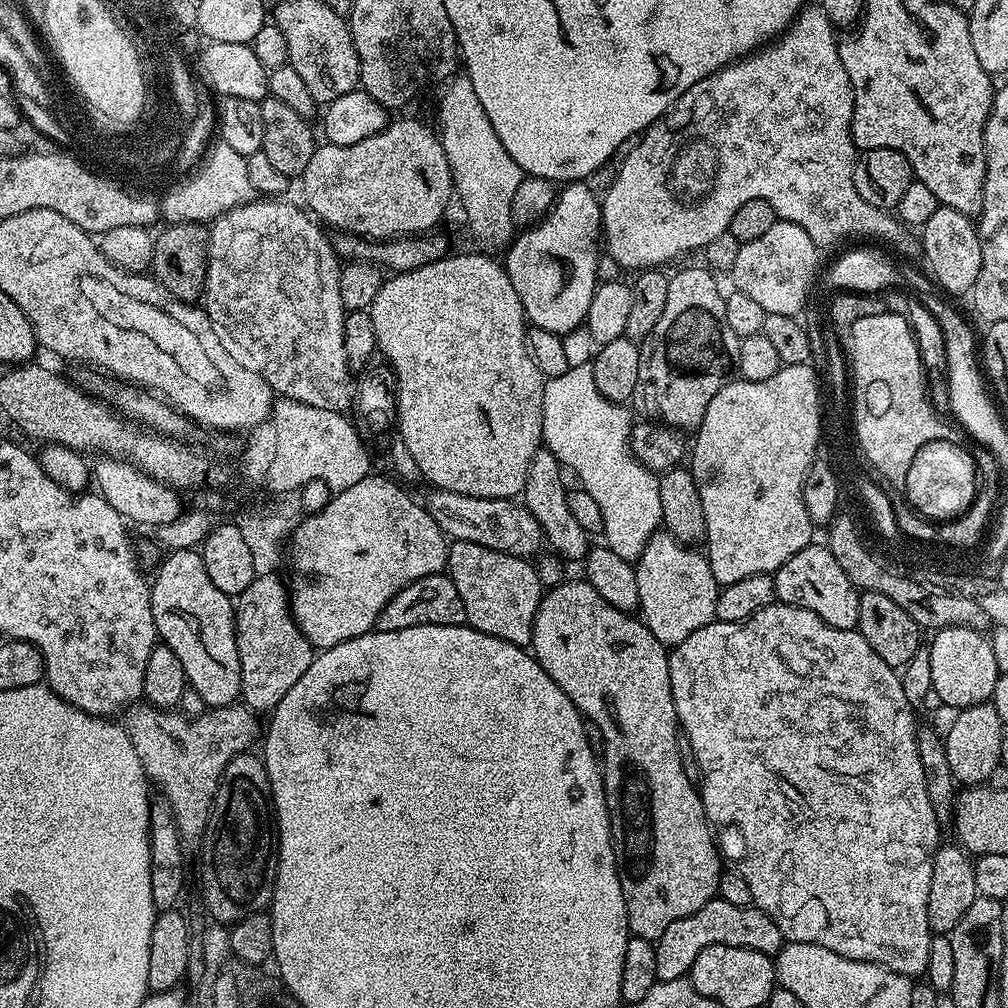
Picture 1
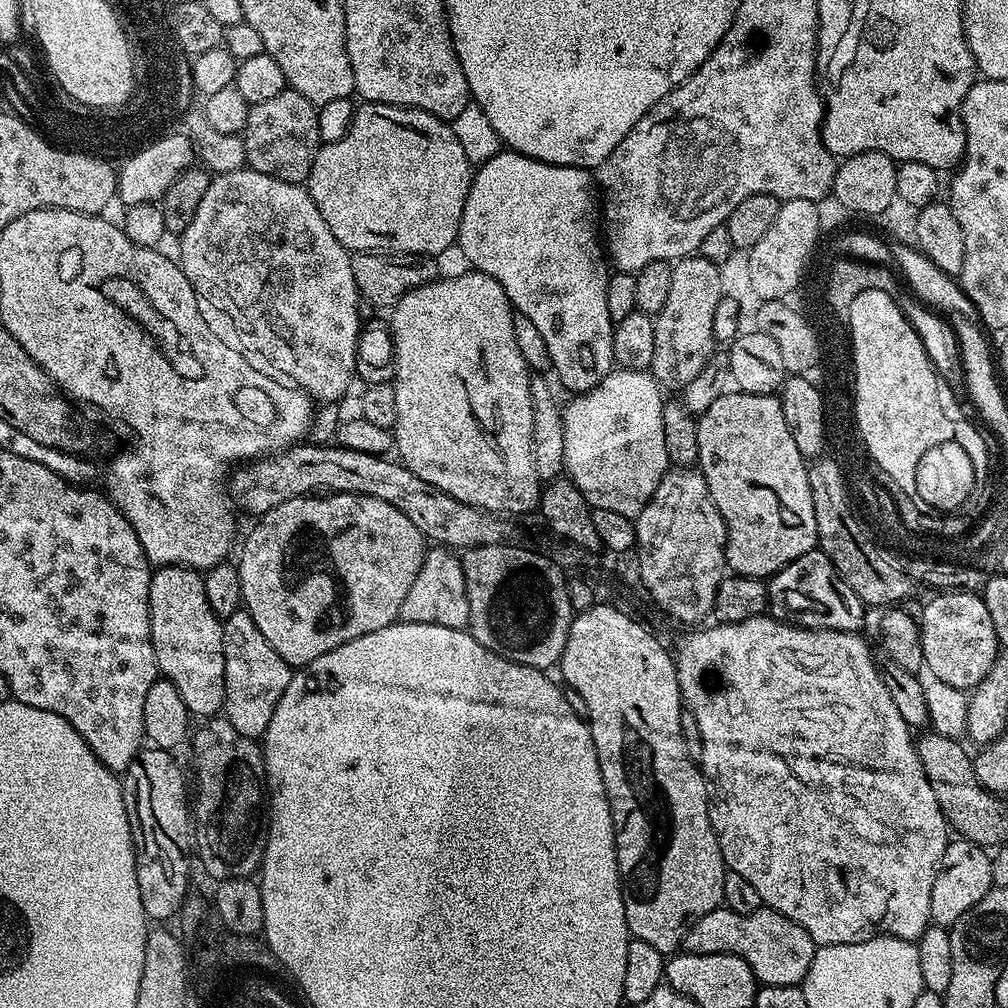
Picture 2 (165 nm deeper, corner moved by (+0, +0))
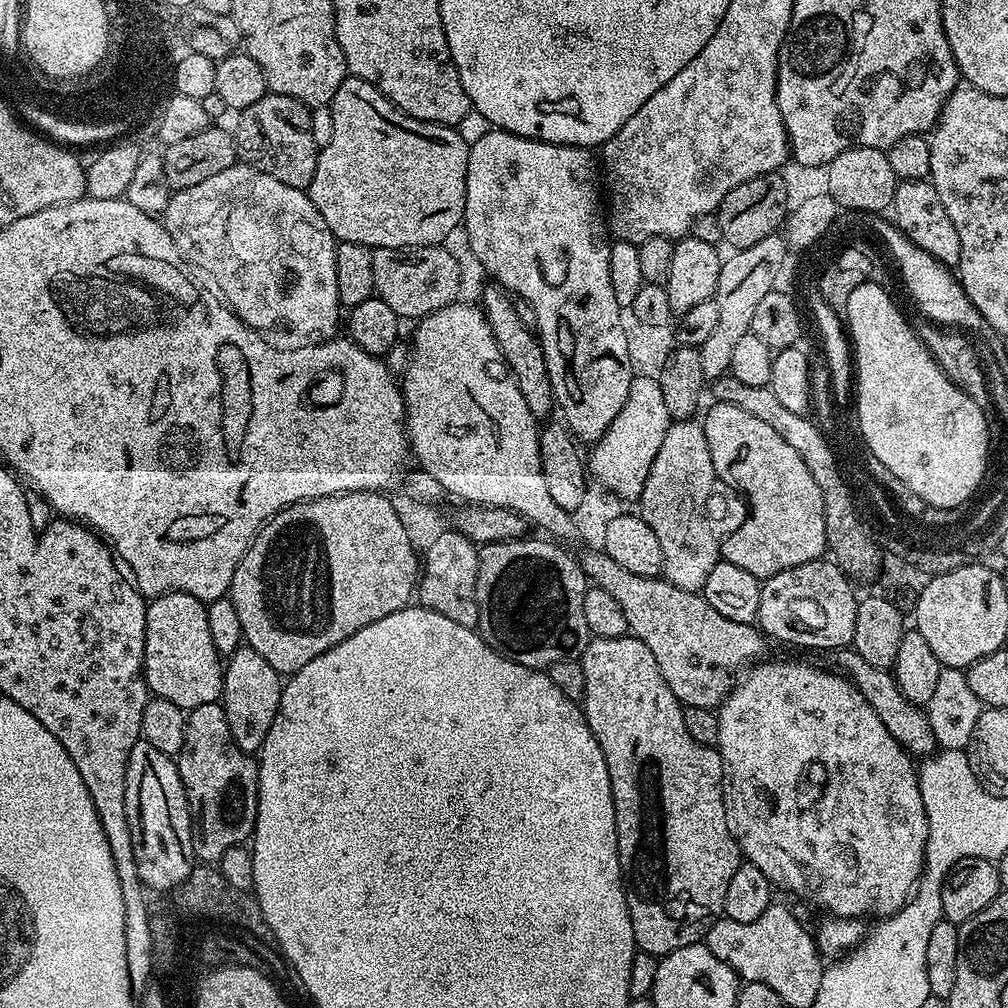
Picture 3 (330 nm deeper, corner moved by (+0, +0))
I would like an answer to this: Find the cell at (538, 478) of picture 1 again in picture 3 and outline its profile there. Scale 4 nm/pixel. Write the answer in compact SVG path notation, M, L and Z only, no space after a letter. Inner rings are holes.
M499 286L491 287L484 292L482 307L485 318L490 322L494 342L498 342L498 350L502 350L502 358L508 363L514 382L518 390L522 390L526 406L530 406L537 421L547 421L551 417L548 415L554 412L554 397L550 386L550 370L546 370L546 354L540 345L540 337L533 329L522 326L513 297Z

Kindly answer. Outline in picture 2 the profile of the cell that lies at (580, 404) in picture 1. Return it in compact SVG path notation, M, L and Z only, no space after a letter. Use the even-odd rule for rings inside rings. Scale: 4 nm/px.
M617 367L608 373L598 386L591 388L589 392L582 392L571 397L572 401L564 408L564 467L567 475L582 490L582 494L587 498L589 505L609 508L623 516L634 518L644 509L644 503L654 494L658 482L663 478L665 472L670 467L668 451L666 450L666 434L662 434L662 410L664 409L665 397L660 396L661 381L653 376L651 371L642 368L622 368Z

